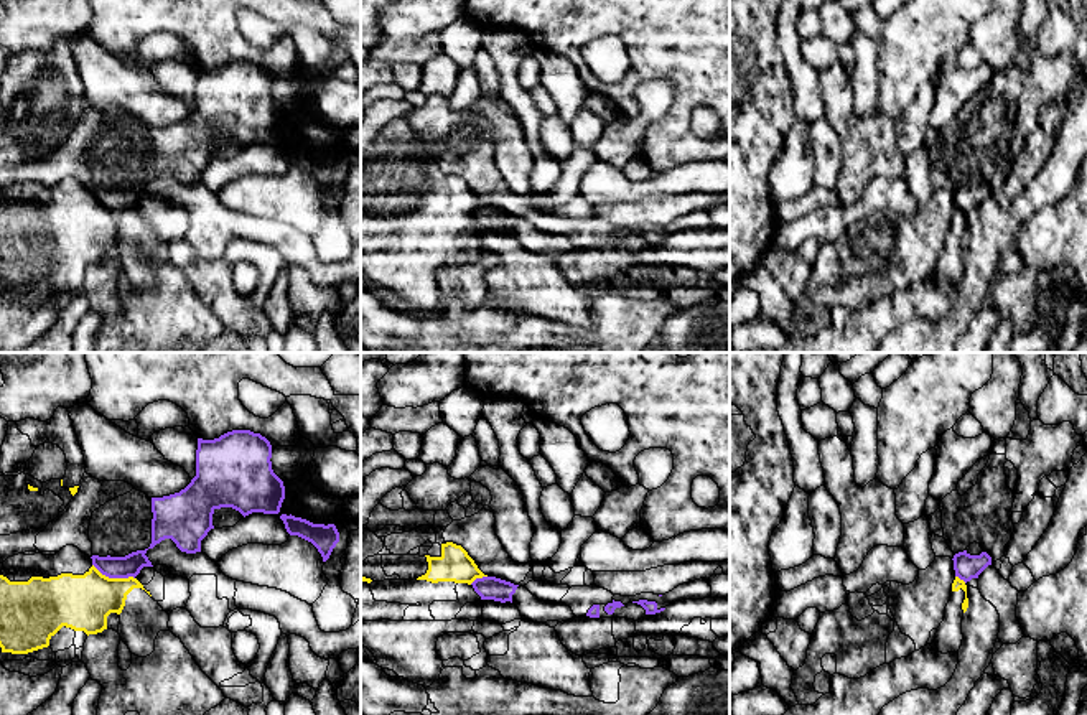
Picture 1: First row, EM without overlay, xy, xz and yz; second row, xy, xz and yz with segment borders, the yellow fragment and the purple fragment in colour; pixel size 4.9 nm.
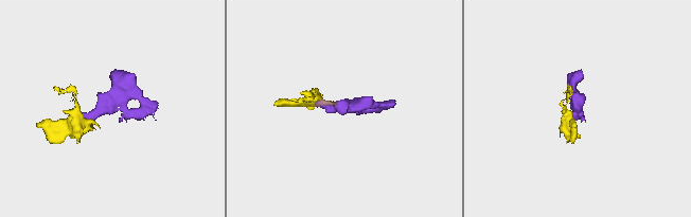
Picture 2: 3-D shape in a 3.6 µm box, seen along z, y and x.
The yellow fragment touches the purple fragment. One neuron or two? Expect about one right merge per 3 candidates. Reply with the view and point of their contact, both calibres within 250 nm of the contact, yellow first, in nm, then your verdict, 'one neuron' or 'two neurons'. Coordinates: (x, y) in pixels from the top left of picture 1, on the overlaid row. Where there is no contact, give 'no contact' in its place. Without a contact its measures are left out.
contact xy (114, 579); calibres 280 and 110 nm; two neurons

